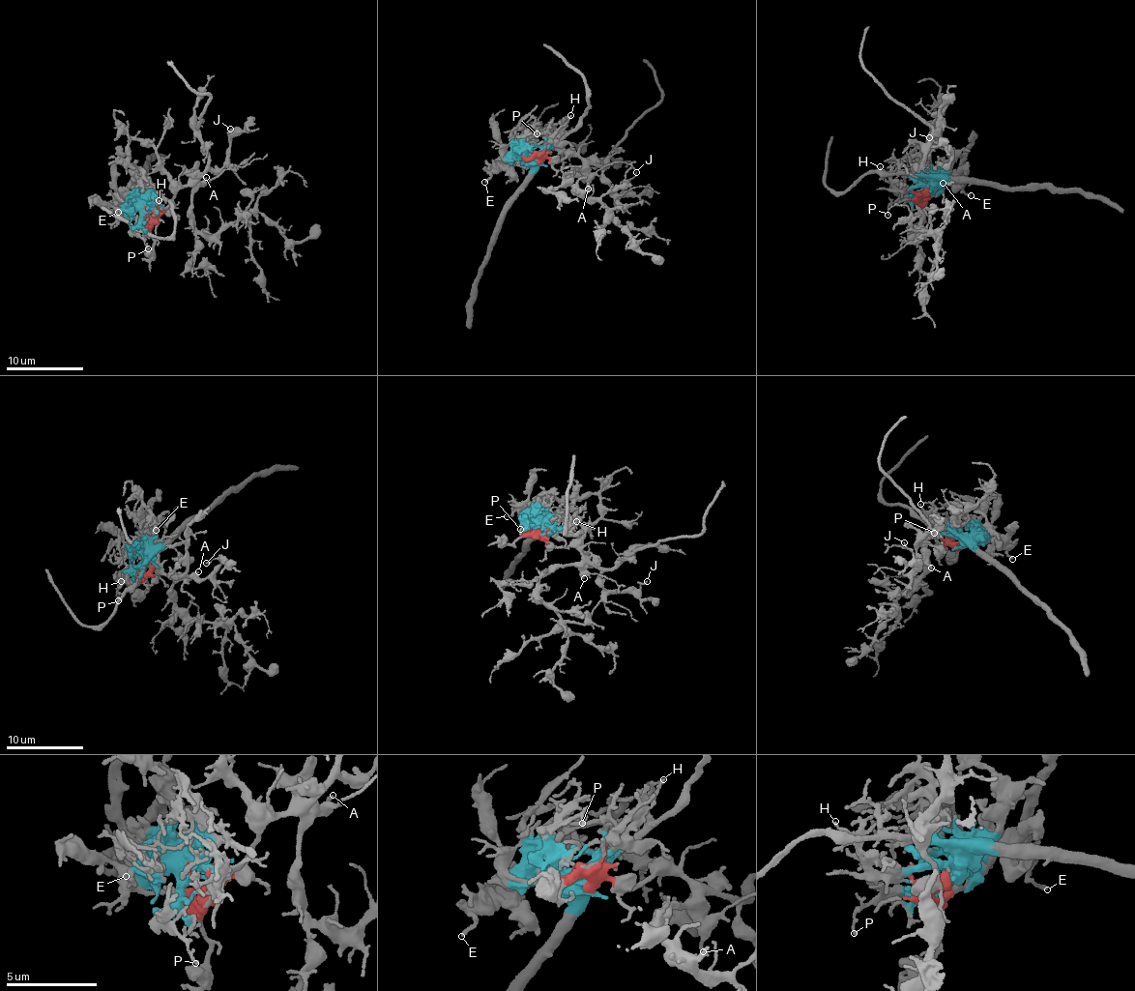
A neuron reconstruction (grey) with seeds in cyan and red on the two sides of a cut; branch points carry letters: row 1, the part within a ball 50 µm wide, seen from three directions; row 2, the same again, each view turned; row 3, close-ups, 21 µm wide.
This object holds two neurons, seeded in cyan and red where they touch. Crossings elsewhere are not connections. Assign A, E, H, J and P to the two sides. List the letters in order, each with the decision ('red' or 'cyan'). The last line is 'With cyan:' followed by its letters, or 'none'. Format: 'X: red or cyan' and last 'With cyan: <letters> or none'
A: red
E: cyan
H: cyan
J: red
P: cyan
With cyan: E, H, P

